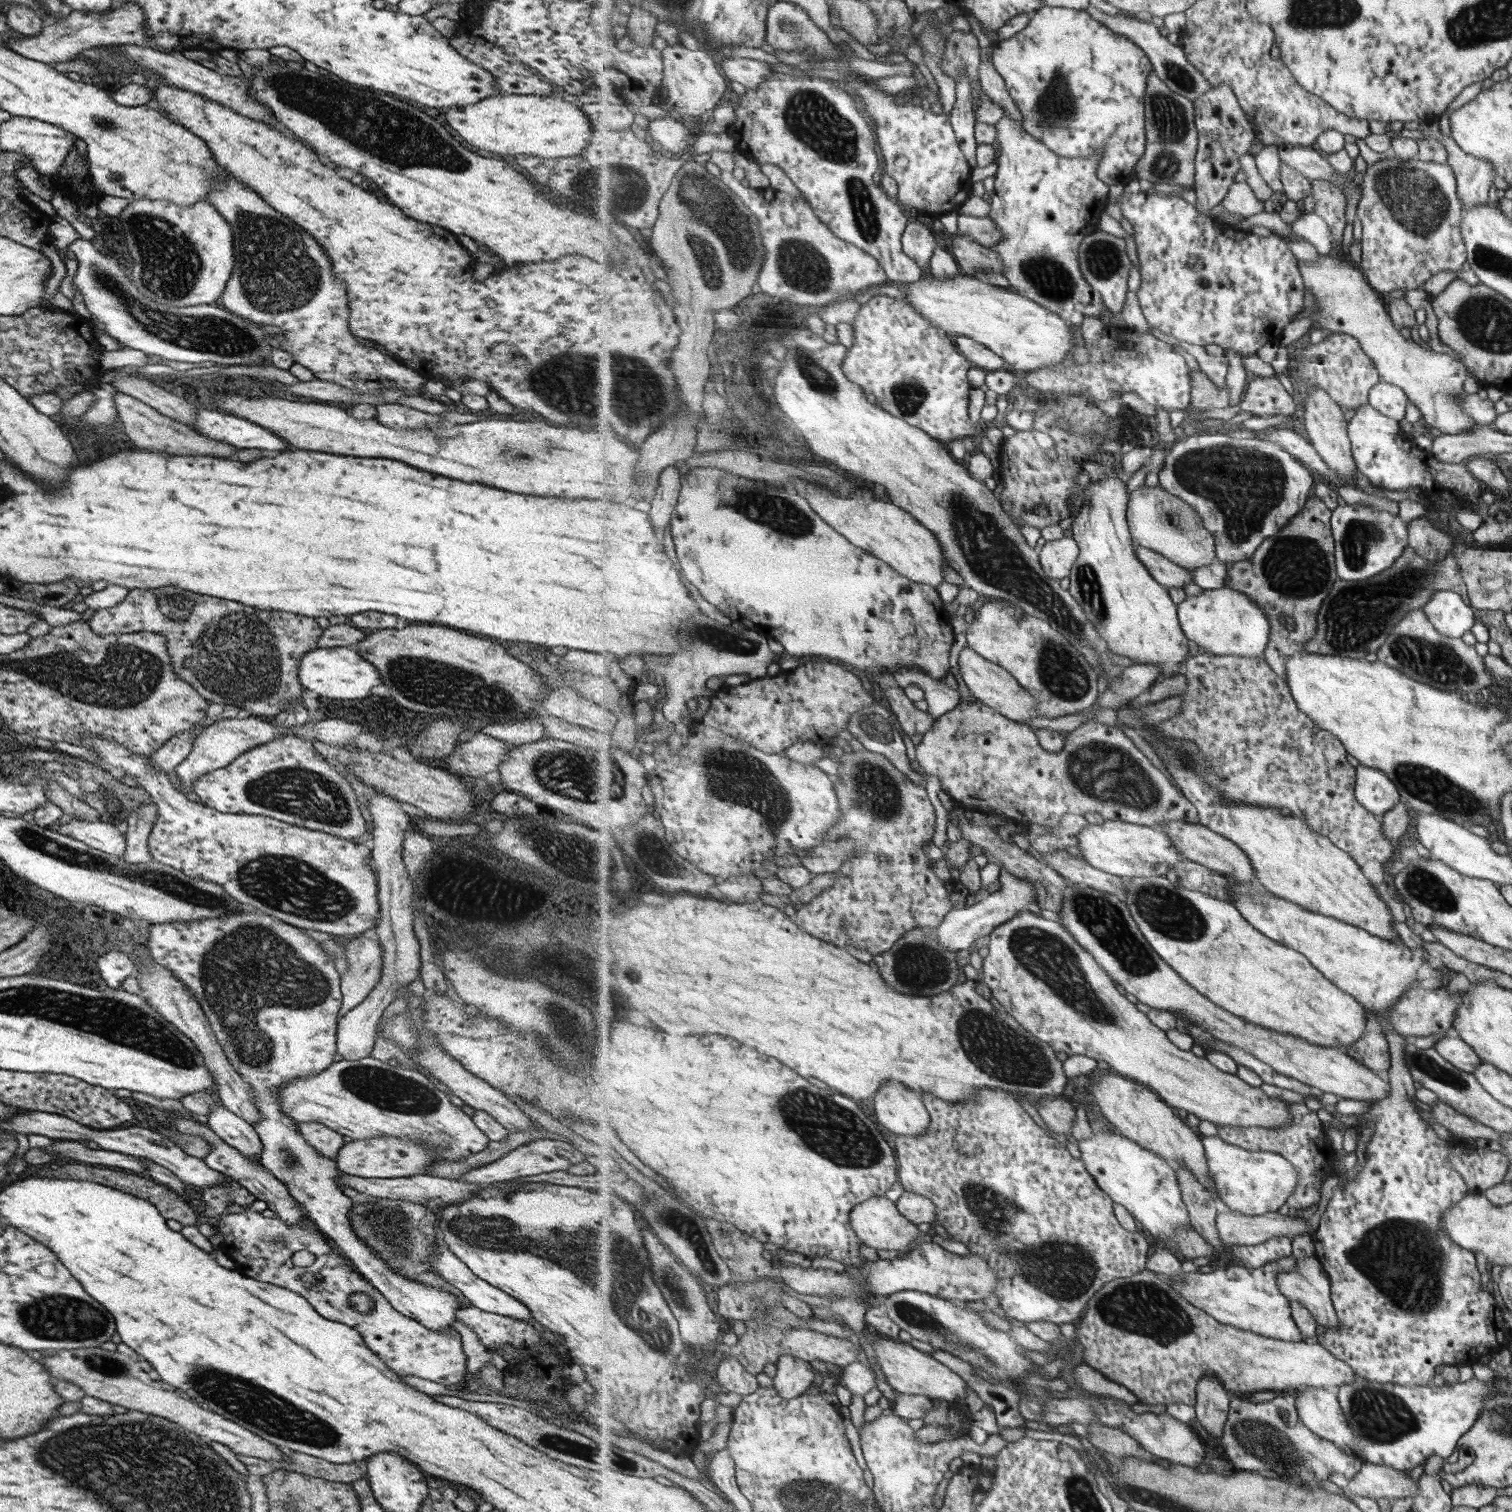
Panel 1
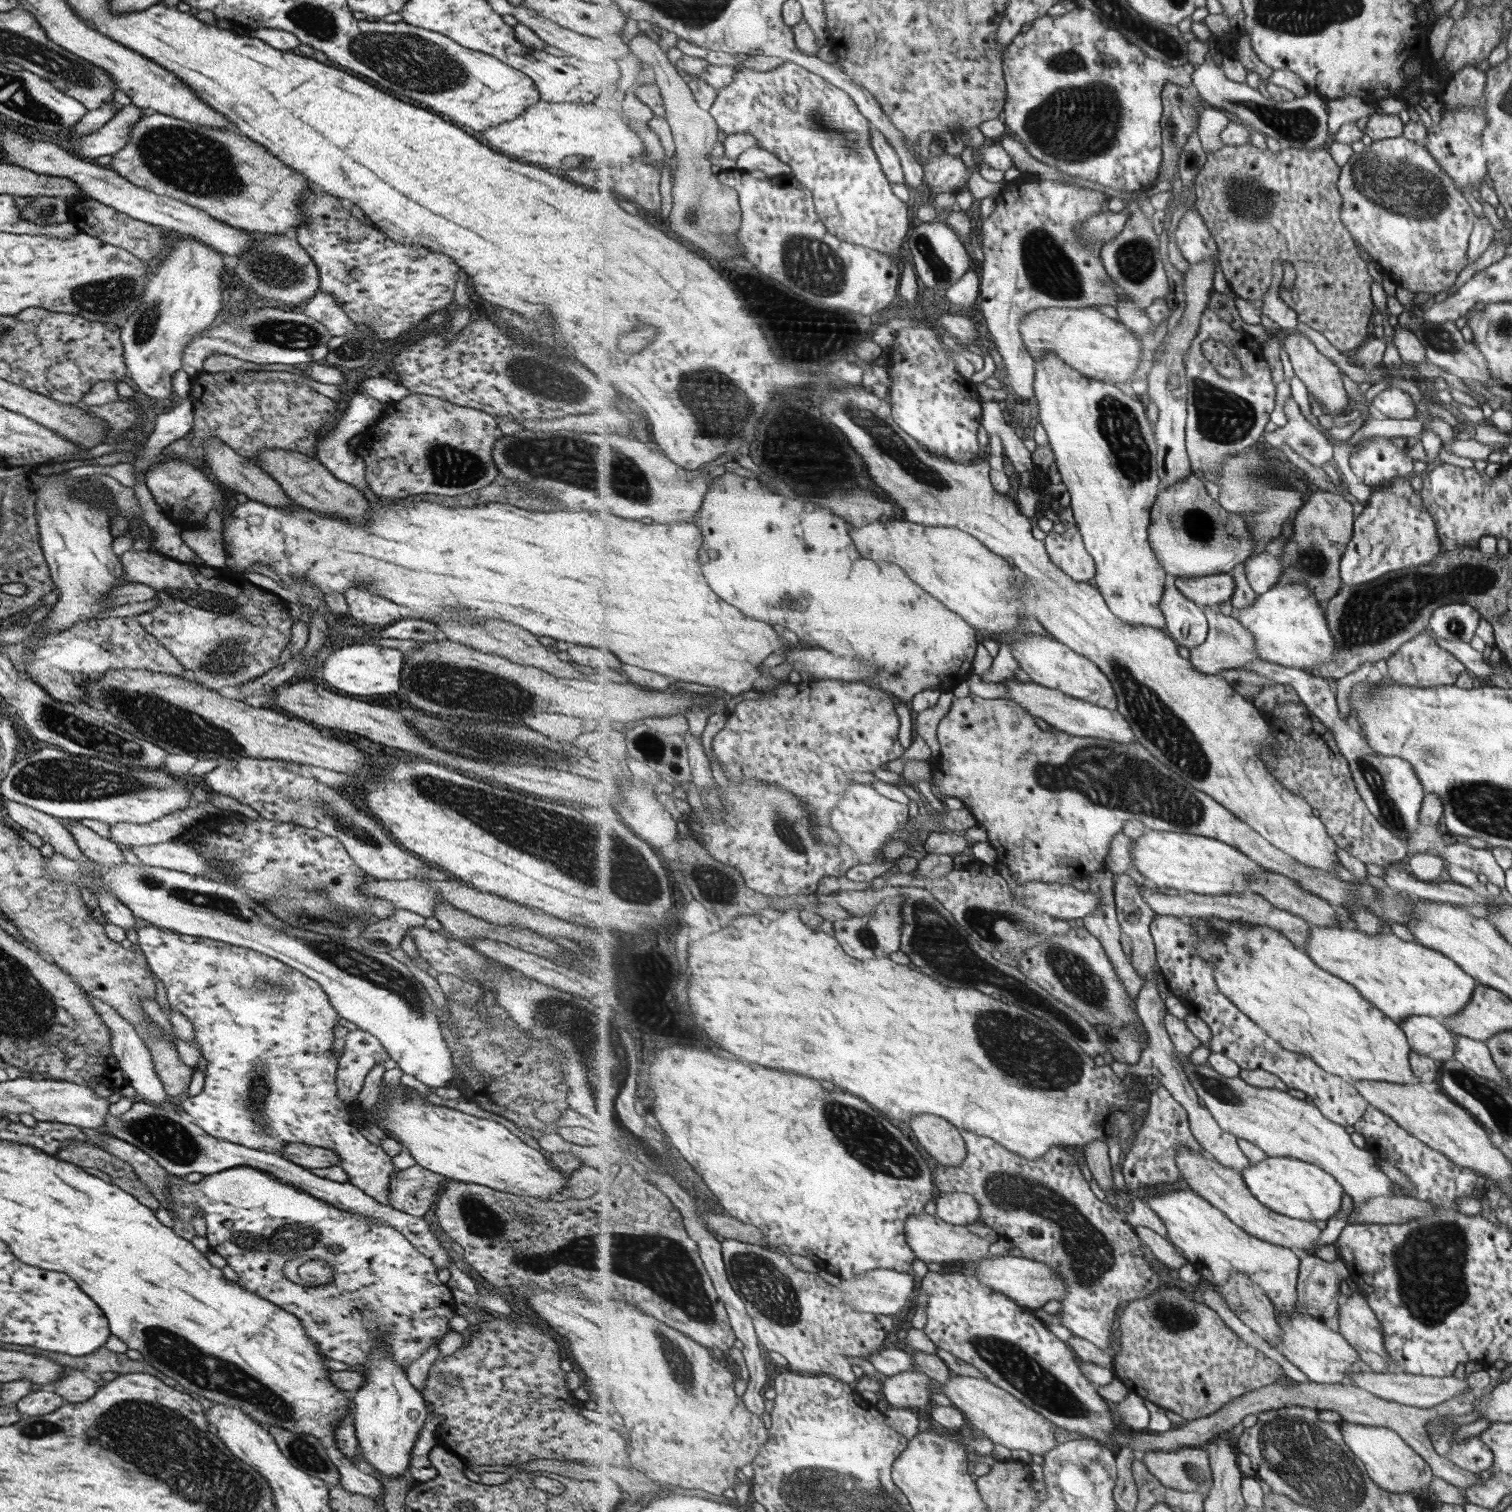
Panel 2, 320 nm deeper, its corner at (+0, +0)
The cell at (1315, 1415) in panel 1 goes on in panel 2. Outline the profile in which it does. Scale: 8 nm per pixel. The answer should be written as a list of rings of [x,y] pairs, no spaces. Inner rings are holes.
[[[1341,1421],[1345,1442],[1356,1454],[1359,1461],[1366,1464],[1371,1478],[1389,1492],[1411,1494],[1417,1496],[1430,1488],[1435,1473],[1430,1463],[1426,1461],[1414,1448],[1411,1448],[1403,1437],[1392,1428],[1383,1426],[1369,1426],[1353,1422]]]

